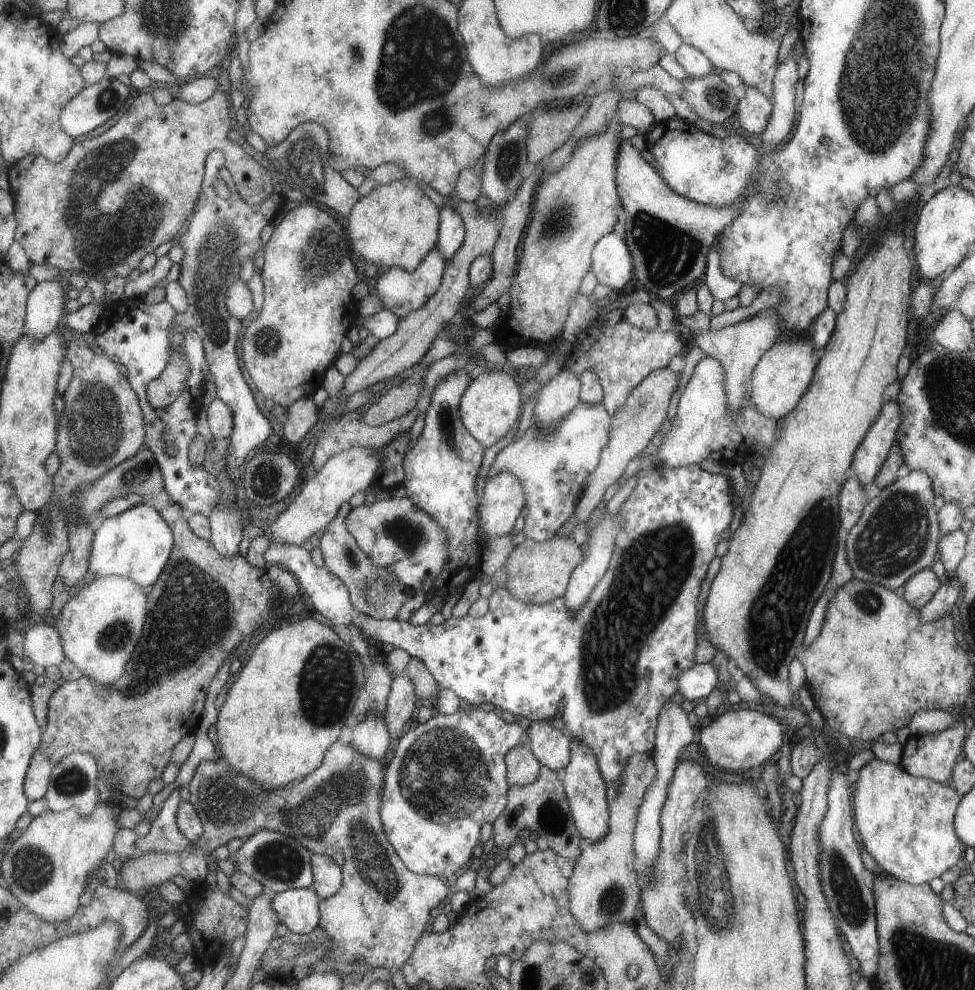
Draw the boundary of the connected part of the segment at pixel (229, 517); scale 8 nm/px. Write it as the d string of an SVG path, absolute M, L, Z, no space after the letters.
M235 502L219 504L219 508L215 508L208 515L212 525L211 544L227 560L233 560L239 554L239 544L243 540L243 522L241 520L244 515L246 515L246 511L239 508Z

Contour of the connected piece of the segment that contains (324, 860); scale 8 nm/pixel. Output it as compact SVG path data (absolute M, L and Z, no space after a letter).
M316 856L312 859L314 883L312 886L323 898L337 894L344 885L342 866L329 857Z

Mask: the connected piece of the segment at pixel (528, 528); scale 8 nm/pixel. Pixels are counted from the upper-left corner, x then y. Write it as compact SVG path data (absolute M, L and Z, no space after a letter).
M579 402L575 404L574 411L567 412L567 416L563 416L559 424L555 424L553 428L541 428L535 422L531 422L517 441L507 444L495 456L493 464L487 470L486 478L501 472L511 472L518 478L525 490L527 516L524 518L525 524L517 538L530 539L535 542L549 540L571 518L575 502L581 496L583 480L595 470L595 466L598 466L599 452L607 444L607 432L609 432L609 416L607 415L609 414L601 403Z

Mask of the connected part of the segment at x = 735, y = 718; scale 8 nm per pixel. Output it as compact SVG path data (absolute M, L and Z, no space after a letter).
M725 707L707 726L698 730L696 741L707 763L723 771L744 771L765 762L781 746L783 730L779 724L780 721L758 708Z

